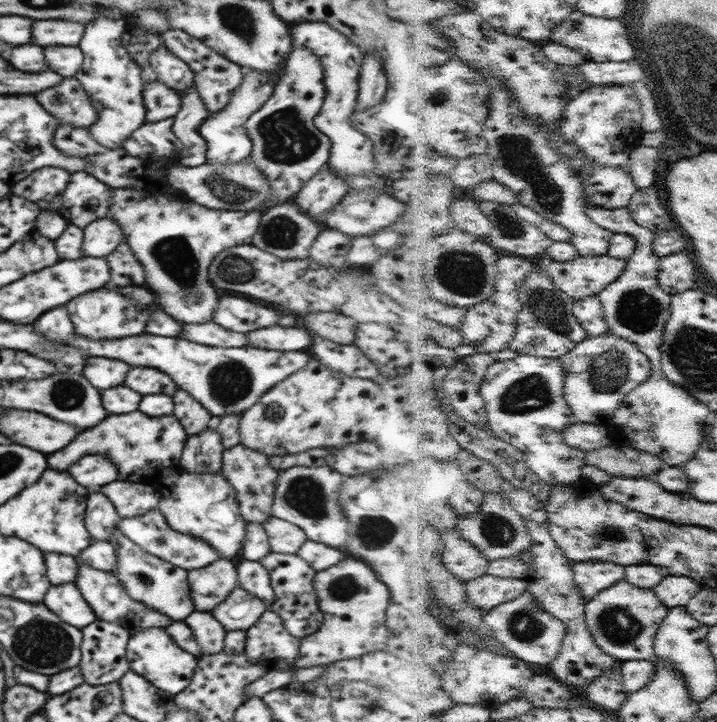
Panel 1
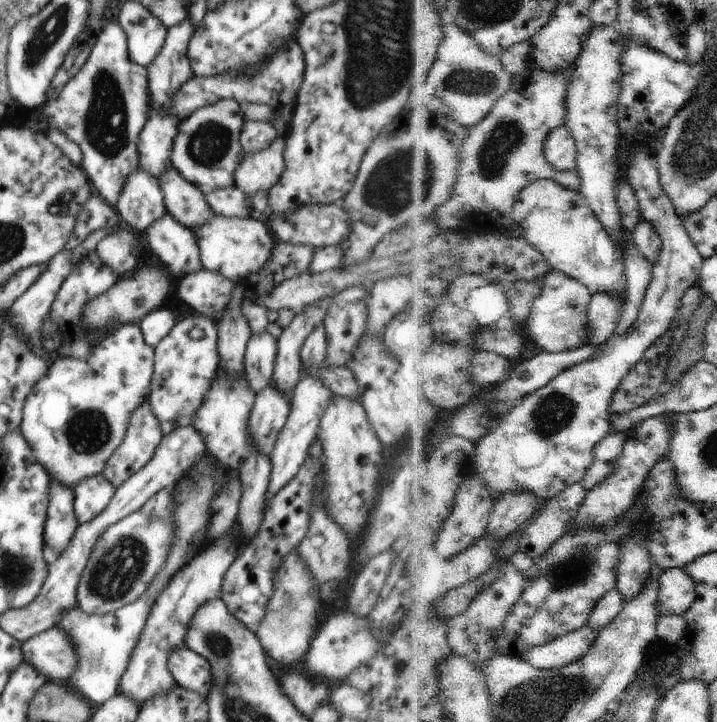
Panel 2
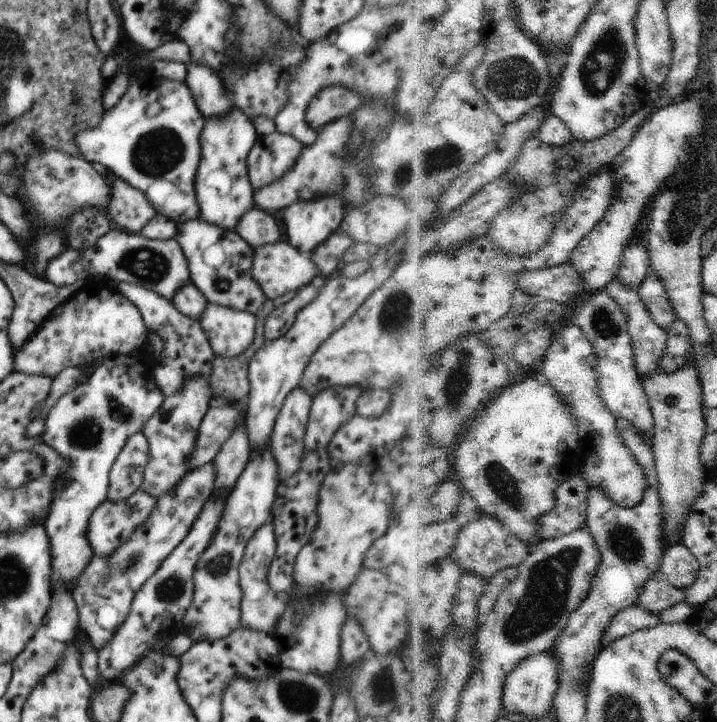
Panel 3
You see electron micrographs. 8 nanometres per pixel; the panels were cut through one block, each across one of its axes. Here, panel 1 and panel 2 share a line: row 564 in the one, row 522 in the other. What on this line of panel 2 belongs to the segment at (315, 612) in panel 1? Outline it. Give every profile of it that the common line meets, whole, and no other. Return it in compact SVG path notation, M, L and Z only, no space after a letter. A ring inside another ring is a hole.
M316 436L309 446L307 459L300 465L296 476L267 502L259 534L246 543L244 550L236 555L224 575L221 599L231 614L253 633L258 630L265 617L268 601L275 591L275 569L297 548L308 532L316 478L321 472L323 462L323 446Z

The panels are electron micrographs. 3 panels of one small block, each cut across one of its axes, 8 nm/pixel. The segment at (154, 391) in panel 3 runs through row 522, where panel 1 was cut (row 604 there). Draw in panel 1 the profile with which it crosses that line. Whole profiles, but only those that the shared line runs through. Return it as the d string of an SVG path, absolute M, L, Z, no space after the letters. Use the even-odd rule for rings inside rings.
M75 582L52 585L44 598L44 605L55 612L60 620L79 629L87 627L97 619Z

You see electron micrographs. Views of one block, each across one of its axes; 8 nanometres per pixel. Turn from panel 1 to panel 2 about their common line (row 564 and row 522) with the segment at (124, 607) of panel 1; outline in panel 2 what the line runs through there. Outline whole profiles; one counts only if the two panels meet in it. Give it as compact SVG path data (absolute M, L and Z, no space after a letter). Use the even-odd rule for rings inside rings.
M104 475L80 481L72 489L73 509L77 521L87 523L98 516L112 500L116 489Z

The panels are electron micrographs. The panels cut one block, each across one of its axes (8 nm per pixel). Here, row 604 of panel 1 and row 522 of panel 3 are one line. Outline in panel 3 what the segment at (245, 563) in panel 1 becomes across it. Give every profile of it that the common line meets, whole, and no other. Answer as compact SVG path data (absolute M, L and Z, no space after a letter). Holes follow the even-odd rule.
M272 522L262 524L254 532L254 536L248 540L239 565L240 588L242 588L240 626L270 635L272 635L274 626L278 624L278 620L282 618L282 614L286 612L289 596L286 592L274 592L267 582L269 567L276 552L276 540Z

